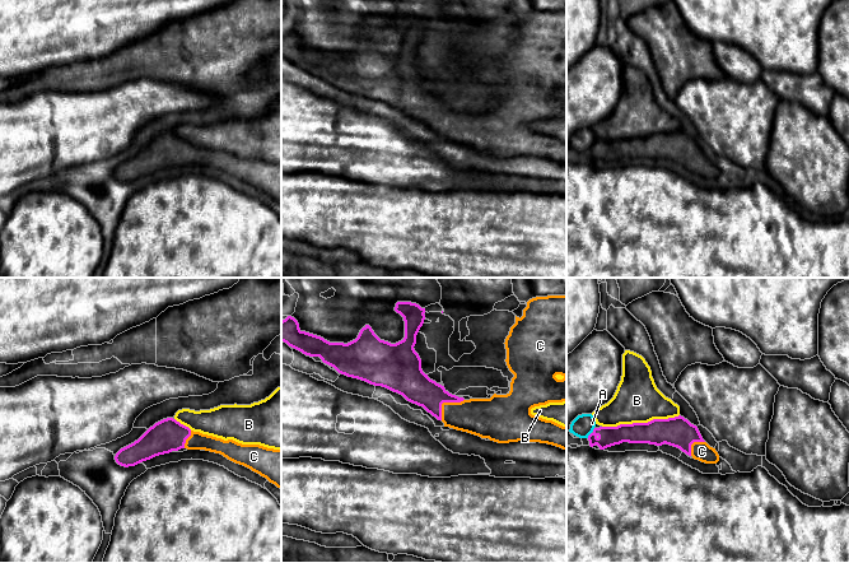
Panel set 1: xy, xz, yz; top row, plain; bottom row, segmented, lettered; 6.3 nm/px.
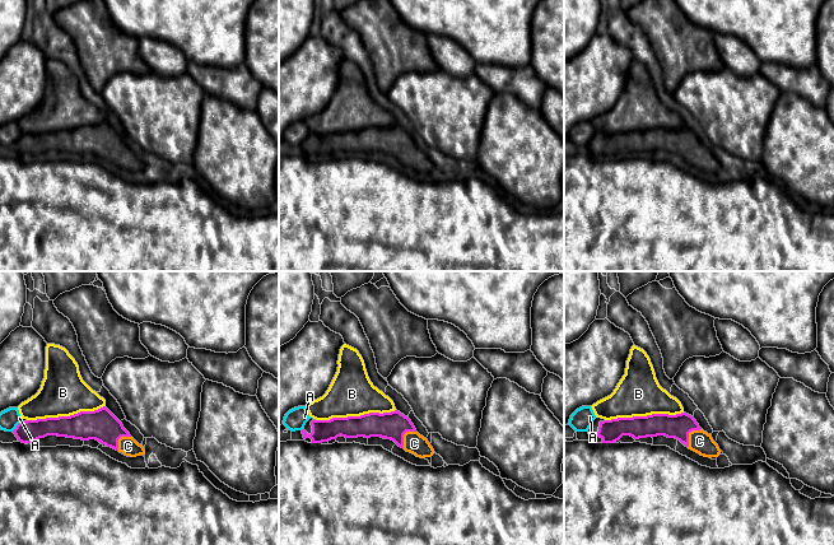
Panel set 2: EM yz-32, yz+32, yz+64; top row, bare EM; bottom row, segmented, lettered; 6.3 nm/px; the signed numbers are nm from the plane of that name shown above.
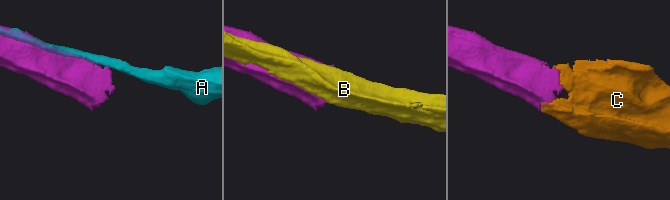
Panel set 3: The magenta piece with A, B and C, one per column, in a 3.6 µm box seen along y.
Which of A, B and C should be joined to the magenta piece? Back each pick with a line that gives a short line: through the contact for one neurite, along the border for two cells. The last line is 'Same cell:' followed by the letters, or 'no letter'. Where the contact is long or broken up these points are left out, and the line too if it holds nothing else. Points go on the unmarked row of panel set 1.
Same cell: C

